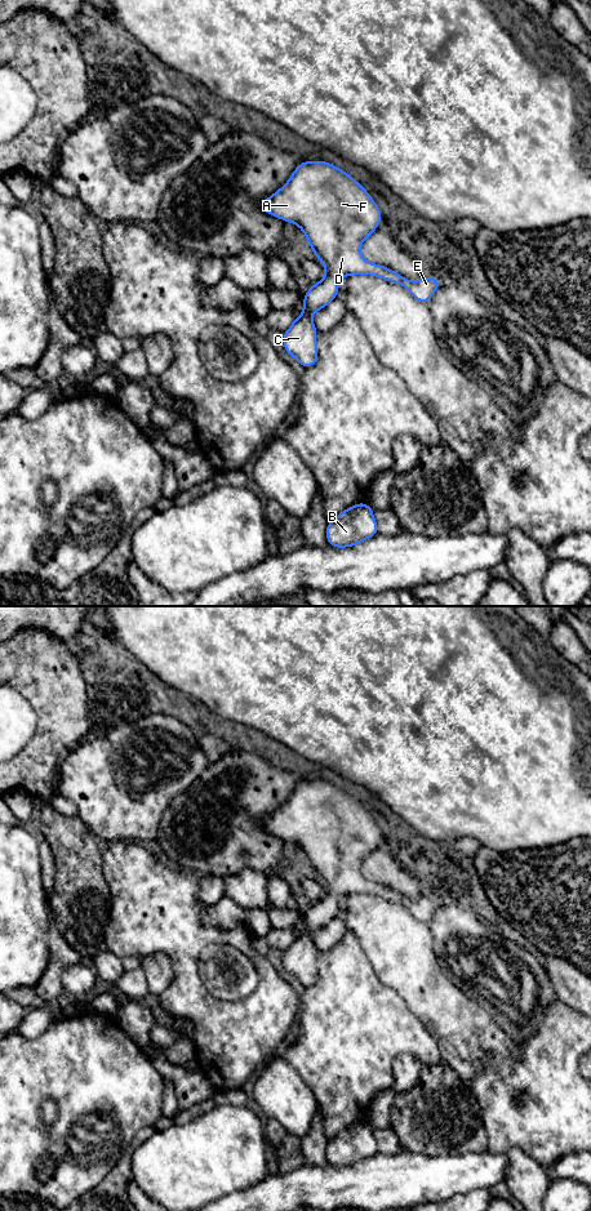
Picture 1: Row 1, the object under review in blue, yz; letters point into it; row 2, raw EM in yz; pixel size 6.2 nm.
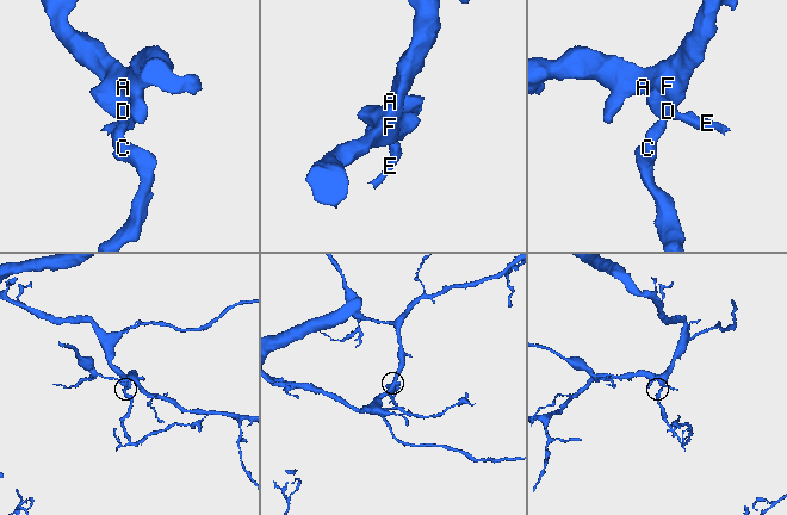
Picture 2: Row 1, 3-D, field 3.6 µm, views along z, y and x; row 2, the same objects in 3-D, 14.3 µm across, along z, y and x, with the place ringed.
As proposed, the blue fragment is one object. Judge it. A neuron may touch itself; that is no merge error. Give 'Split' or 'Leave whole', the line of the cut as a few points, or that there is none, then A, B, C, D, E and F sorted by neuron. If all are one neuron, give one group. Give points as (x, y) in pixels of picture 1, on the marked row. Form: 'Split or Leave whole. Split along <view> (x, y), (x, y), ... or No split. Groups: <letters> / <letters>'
Leave whole. No split. Groups: A B C D E F

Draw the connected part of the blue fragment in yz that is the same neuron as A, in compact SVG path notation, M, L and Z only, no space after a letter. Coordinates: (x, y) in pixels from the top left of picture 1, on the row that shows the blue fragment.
M302 161L290 174L289 181L268 199L262 200L259 208L270 215L297 224L308 240L315 257L325 268L324 279L312 284L305 293L302 315L297 316L283 334L284 350L305 369L314 366L319 359L317 330L310 315L323 310L338 297L341 277L356 273L381 277L404 286L416 300L425 304L443 285L430 275L410 281L387 266L378 266L363 258L361 244L378 228L382 219L381 209L359 182L328 161Z

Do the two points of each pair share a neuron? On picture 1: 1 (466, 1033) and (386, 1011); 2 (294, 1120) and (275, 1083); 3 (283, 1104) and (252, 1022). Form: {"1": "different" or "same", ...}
{"1": "different", "2": "same", "3": "different"}

